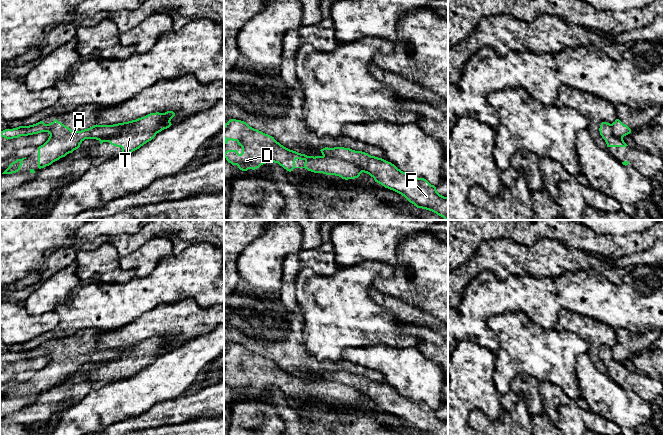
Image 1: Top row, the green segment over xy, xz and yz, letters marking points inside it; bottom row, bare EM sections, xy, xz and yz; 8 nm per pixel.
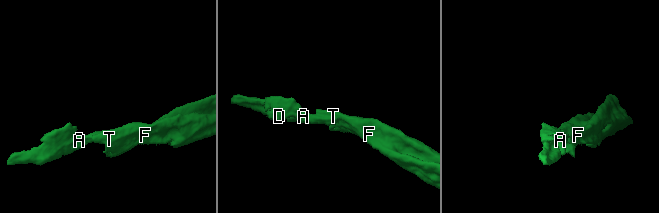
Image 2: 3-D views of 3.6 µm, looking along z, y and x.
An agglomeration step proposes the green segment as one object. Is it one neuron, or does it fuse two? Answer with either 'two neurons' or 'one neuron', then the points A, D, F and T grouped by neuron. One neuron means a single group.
two neurons; groups A D / F T

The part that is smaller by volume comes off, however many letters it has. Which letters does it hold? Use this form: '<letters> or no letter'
A, D

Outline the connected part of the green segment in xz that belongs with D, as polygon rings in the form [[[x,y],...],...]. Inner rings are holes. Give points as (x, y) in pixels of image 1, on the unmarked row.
[[[236,343],[229,344],[224,349],[225,368],[229,364],[236,365],[242,371],[242,377],[237,374],[227,374],[226,384],[237,389],[242,395],[255,394],[267,386],[278,387],[287,395],[294,392],[305,392],[314,397],[339,400],[342,403],[355,403],[362,397],[354,387],[326,380],[307,380],[290,374],[274,361],[250,351],[246,346]],[[297,383],[304,384],[303,391],[296,391]]]

